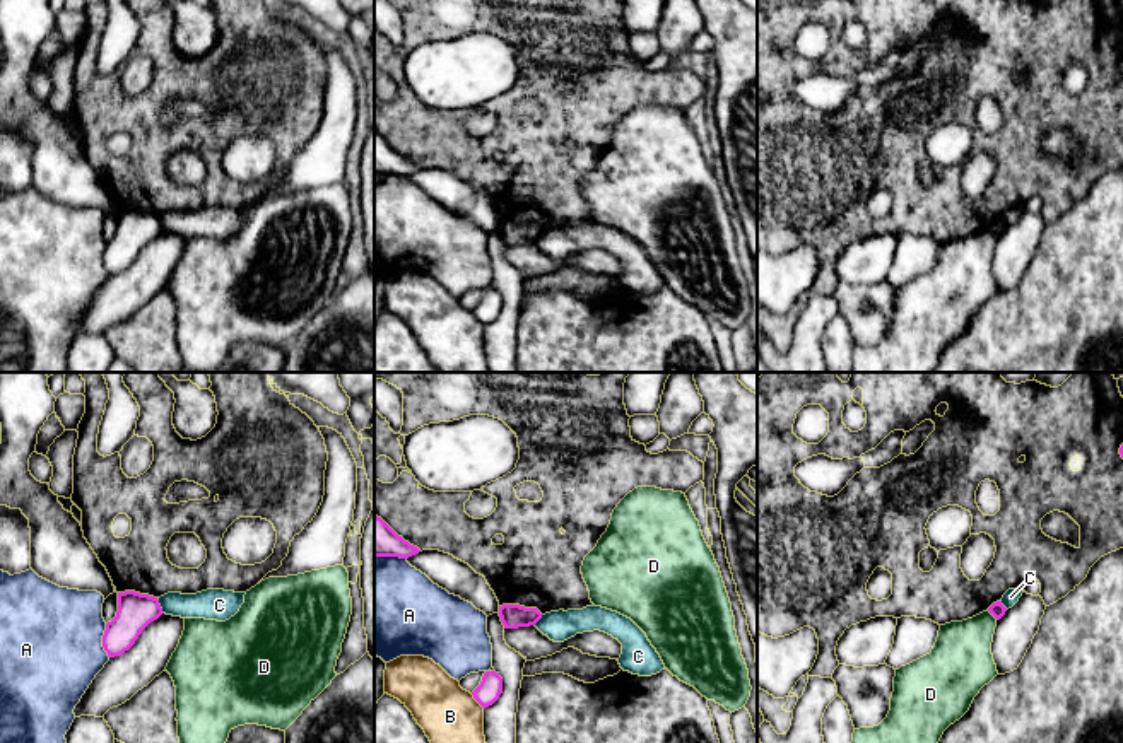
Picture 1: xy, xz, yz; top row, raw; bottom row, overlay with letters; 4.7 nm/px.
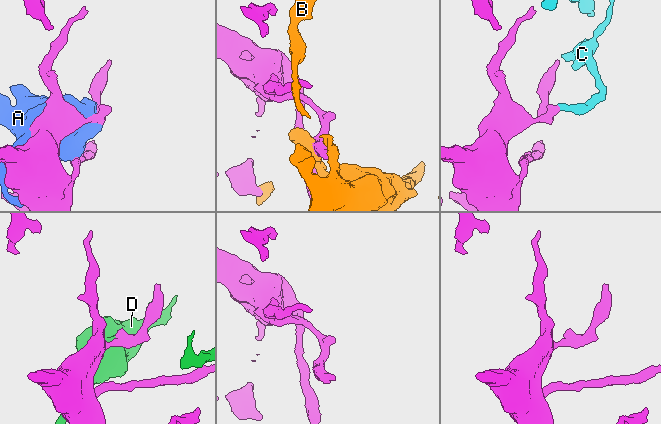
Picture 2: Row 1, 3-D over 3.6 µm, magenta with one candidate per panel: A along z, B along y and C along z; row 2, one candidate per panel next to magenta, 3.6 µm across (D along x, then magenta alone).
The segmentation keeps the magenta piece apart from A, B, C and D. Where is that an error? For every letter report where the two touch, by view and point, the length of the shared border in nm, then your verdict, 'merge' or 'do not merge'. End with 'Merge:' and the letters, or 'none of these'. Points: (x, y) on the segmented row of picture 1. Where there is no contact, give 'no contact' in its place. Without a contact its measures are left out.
A: xy (103, 641) | 160 nm | do not merge
B: xz (477, 701) | 100 nm | do not merge
C: xy (159, 605) | 80 nm | do not merge
D: yz (993, 615) | 60 nm | do not merge
Merge: none of these

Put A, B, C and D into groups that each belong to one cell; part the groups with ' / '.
A / B / C / D

